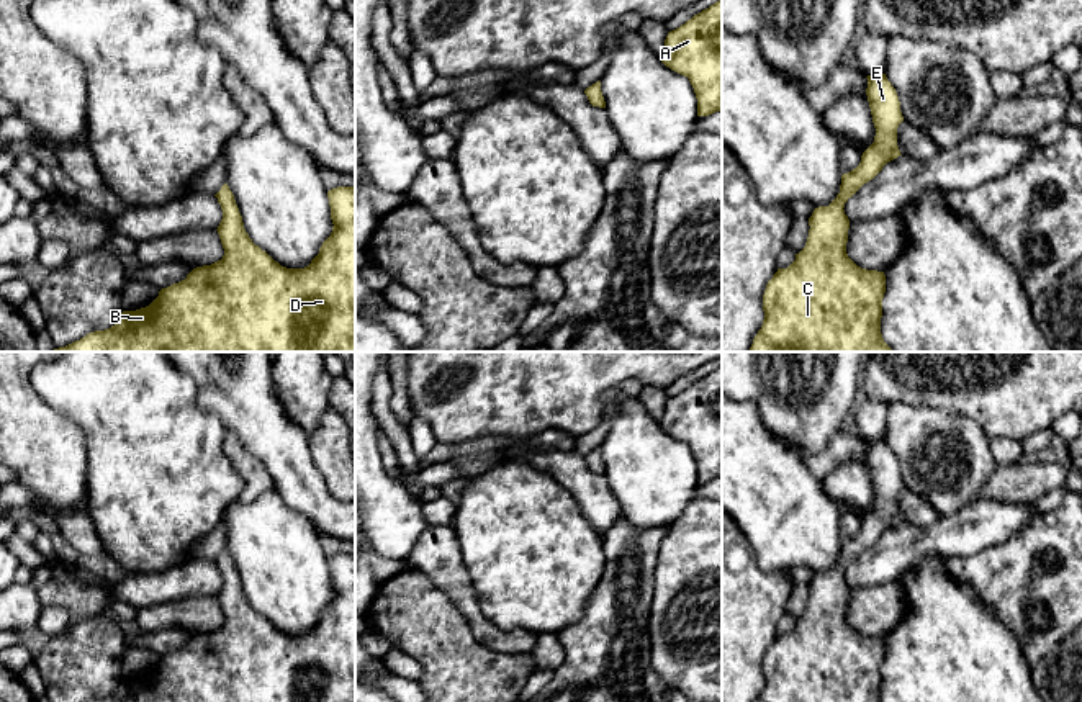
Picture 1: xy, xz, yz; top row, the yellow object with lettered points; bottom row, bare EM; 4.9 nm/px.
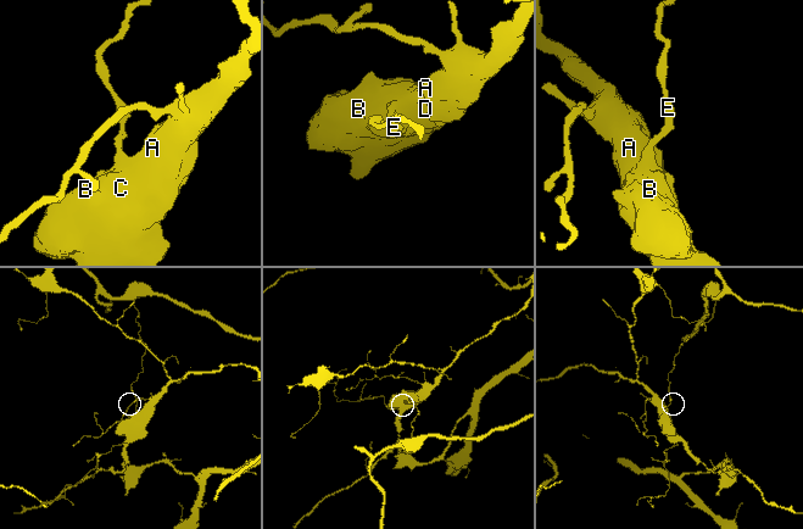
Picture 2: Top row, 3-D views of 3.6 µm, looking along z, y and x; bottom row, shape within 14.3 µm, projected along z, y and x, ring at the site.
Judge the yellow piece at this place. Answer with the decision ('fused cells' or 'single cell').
fused cells

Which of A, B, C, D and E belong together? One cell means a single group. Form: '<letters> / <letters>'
A B C D / E

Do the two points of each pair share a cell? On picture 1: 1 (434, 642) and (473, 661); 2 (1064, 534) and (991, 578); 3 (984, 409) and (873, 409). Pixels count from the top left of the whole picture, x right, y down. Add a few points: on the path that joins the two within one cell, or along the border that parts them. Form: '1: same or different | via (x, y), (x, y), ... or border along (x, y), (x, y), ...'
1: same | via (444, 648), (457, 661), (464, 661)
2: same | via (1046, 545), (1033, 550), (1009, 575)
3: different | border along (866, 398), (888, 404)

